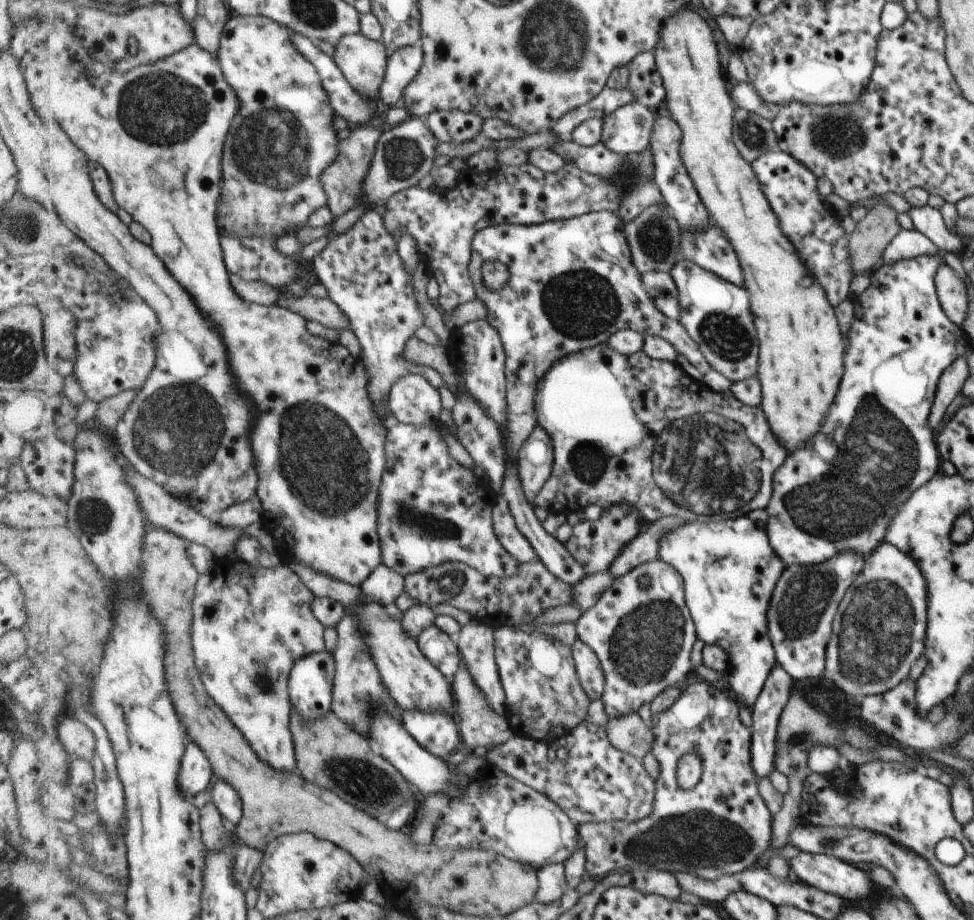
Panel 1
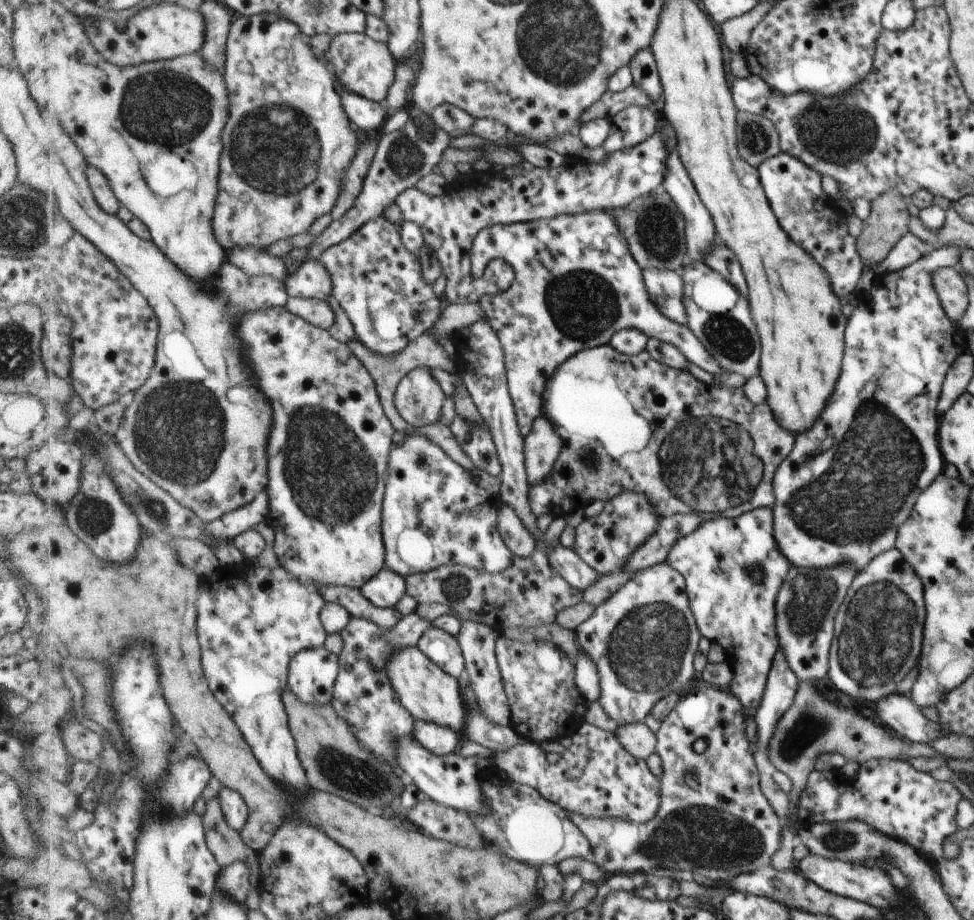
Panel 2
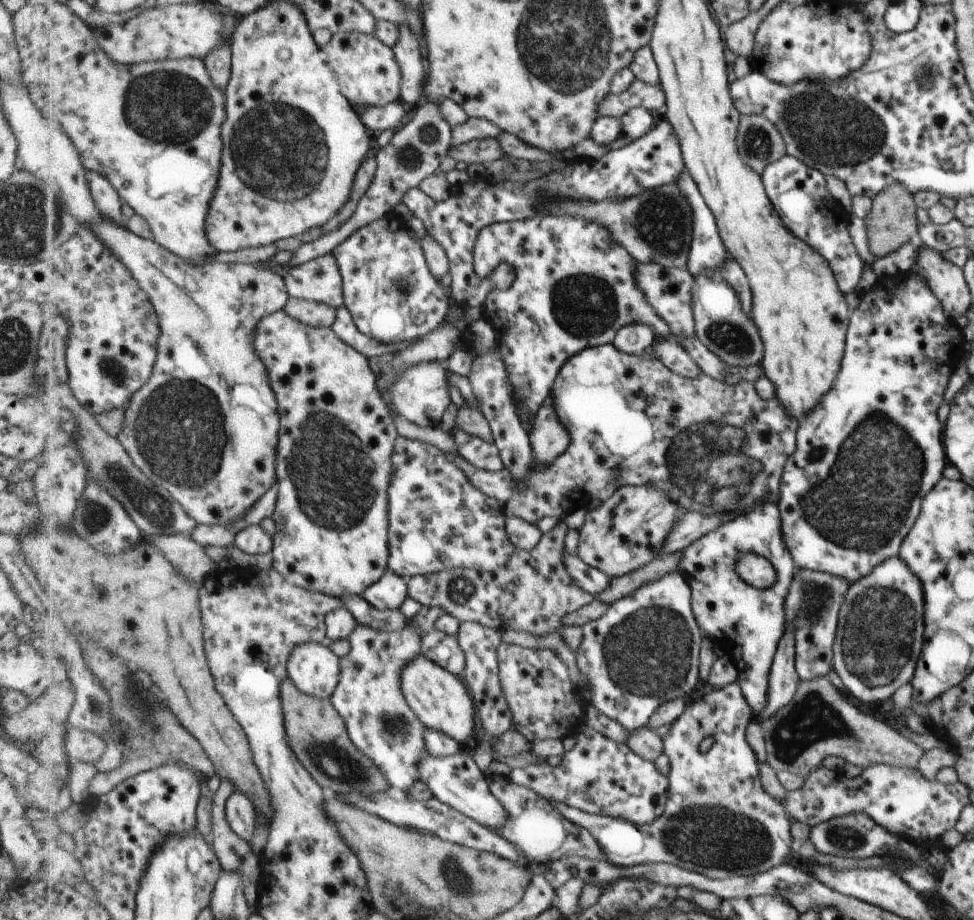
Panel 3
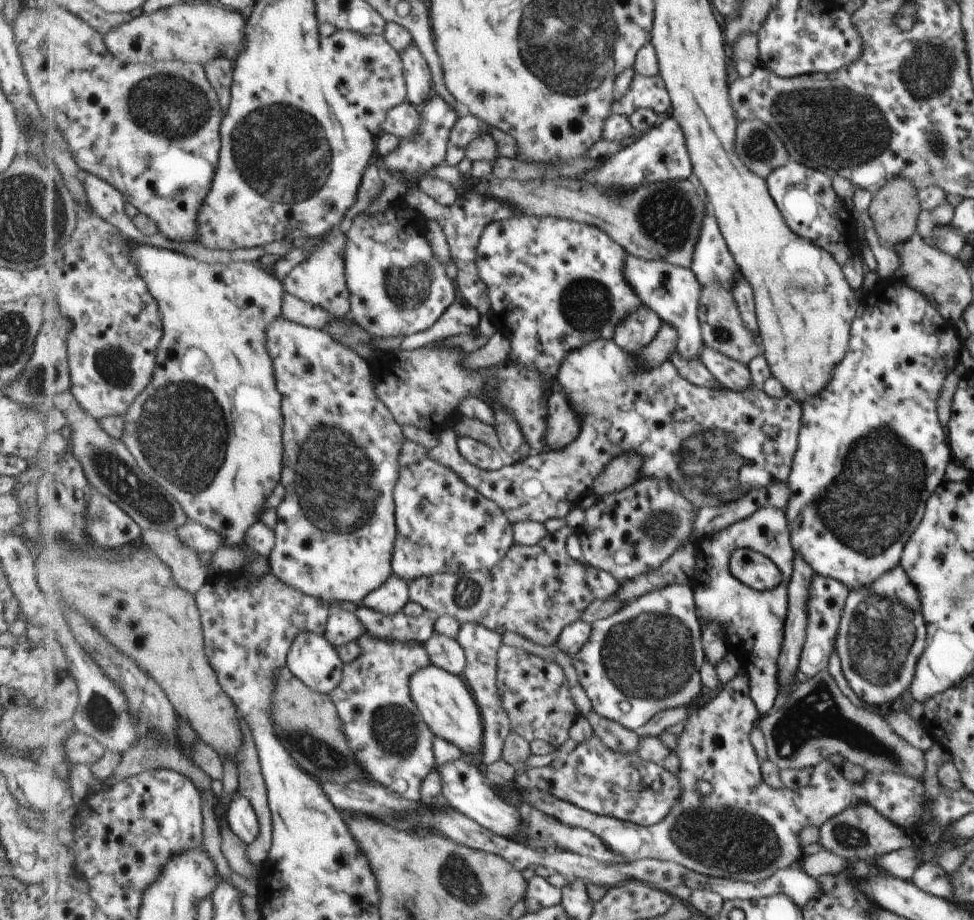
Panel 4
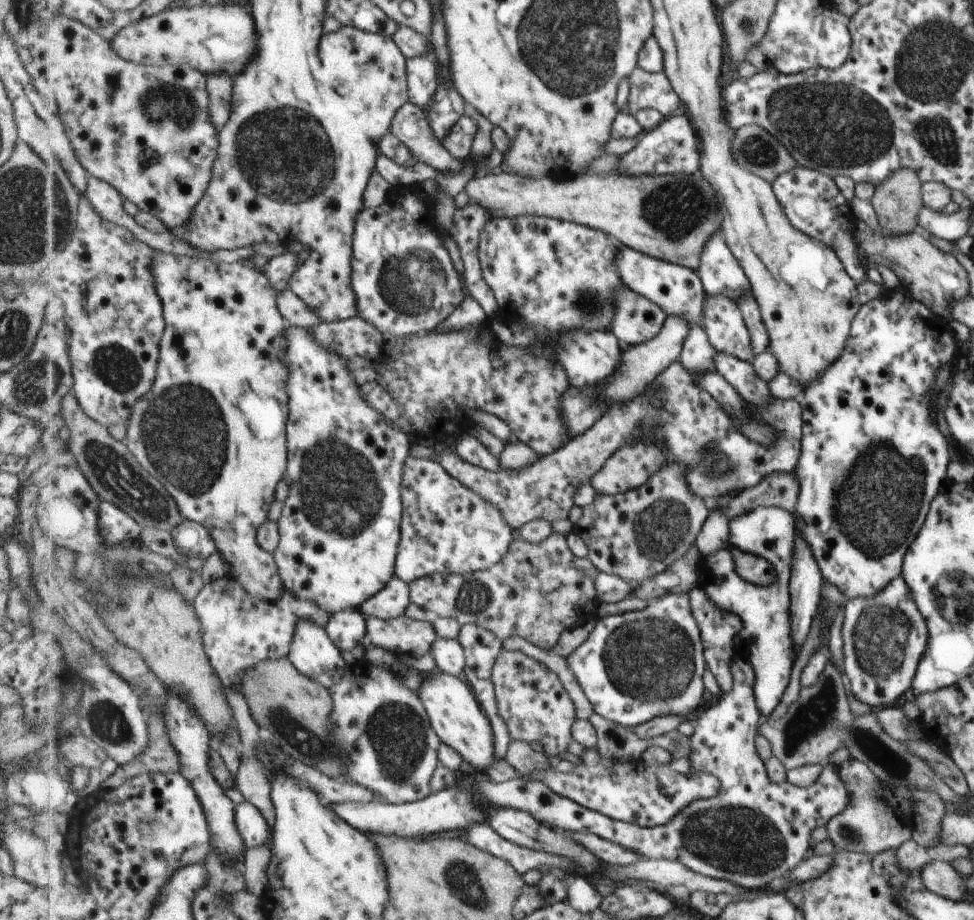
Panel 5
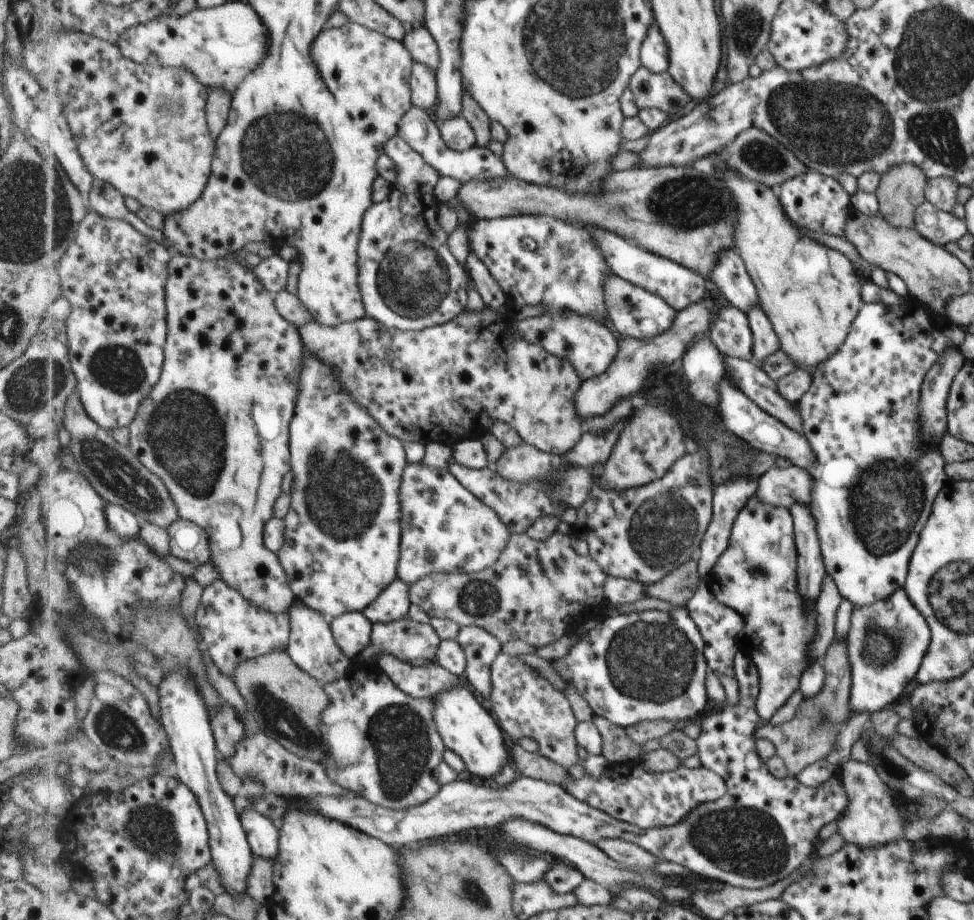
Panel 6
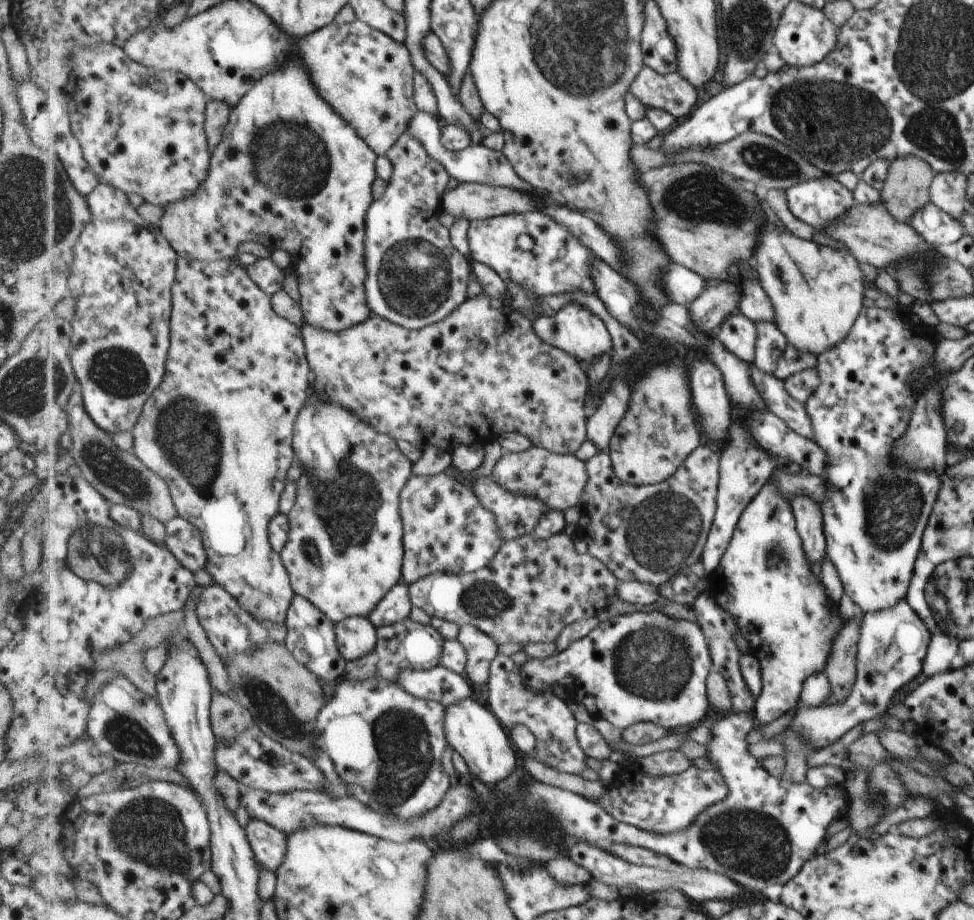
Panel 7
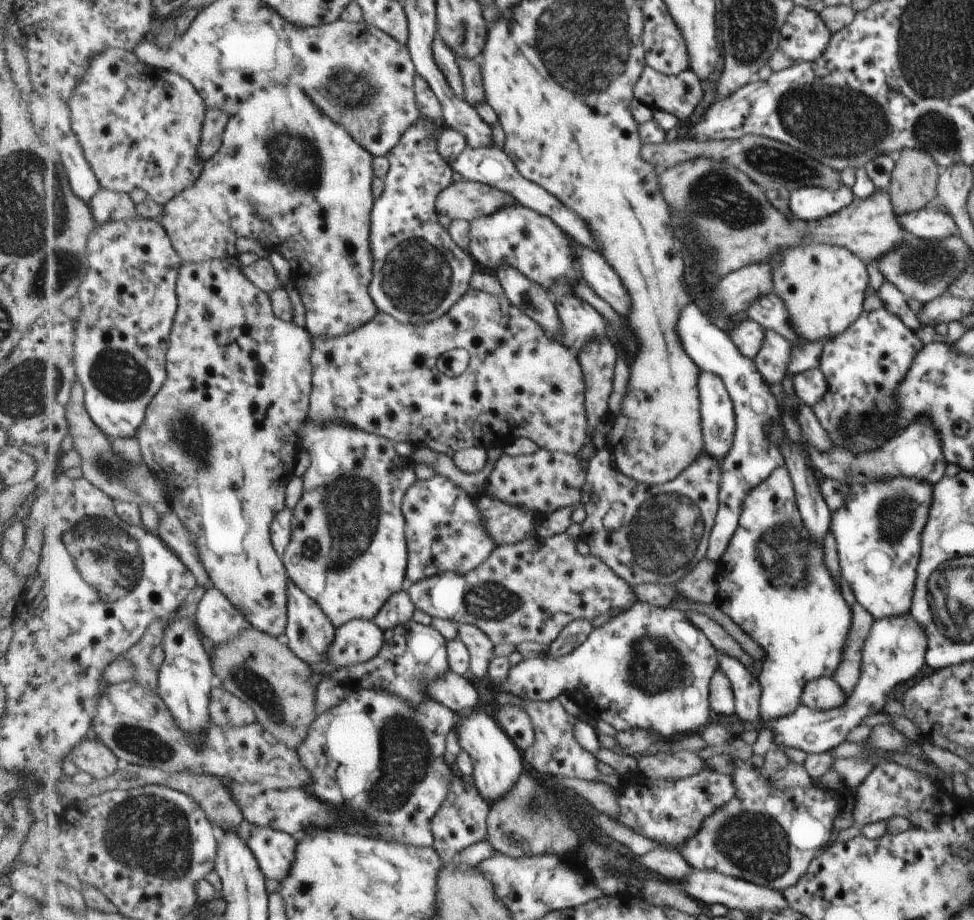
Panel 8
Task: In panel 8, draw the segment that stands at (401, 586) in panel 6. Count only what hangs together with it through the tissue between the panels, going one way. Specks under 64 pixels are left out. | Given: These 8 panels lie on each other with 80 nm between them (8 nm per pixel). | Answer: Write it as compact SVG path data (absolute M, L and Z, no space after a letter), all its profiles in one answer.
M401 591L394 594L385 603L374 621L384 631L393 630L399 625L413 620L416 610L416 603L413 602L408 591Z

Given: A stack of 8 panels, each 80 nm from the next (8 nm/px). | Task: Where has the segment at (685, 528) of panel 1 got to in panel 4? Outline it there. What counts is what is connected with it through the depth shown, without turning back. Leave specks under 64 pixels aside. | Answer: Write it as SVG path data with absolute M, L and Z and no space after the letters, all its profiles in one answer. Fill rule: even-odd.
M765 506L755 510L751 516L733 522L730 526L723 528L698 543L697 568L695 576L691 578L691 587L695 594L696 614L700 621L717 622L724 630L730 643L733 644L735 652L739 655L740 663L747 672L749 698L755 704L761 715L770 712L773 708L773 701L779 692L777 686L777 658L783 645L784 626L787 621L788 610L788 584L791 581L793 560L795 552L791 546L791 532L788 531L788 520L784 512L773 506ZM747 549L758 554L763 554L772 564L775 564L780 573L780 582L771 590L755 591L733 578L729 573L729 560L733 550Z

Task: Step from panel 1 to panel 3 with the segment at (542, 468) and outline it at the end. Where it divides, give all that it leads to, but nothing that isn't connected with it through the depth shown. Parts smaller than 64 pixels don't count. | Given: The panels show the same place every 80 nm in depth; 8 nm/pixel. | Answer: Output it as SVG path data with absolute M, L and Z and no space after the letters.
M549 397L538 410L530 438L534 450L535 468L551 464L569 448L572 438L566 424L558 415L553 398Z

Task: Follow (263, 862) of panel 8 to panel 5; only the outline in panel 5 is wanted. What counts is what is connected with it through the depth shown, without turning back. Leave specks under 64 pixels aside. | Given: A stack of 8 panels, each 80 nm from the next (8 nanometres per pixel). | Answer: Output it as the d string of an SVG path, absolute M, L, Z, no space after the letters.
M244 801L235 806L235 824L248 848L257 848L272 840L265 816L251 802Z

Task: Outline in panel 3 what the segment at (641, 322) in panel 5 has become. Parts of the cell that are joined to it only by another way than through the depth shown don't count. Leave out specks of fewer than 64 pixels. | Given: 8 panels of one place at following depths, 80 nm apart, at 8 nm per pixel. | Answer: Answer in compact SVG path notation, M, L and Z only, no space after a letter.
M645 323L624 326L617 334L613 344L623 352L632 355L643 354L653 346L657 336L655 329Z

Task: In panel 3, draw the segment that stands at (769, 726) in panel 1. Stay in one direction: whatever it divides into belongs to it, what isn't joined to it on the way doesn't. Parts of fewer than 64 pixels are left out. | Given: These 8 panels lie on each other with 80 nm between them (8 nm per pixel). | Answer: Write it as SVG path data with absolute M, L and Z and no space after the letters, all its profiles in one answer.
M784 625L779 644L776 646L775 658L768 677L768 695L766 707L759 717L773 714L778 708L787 704L796 691L800 681L794 669L794 626Z

